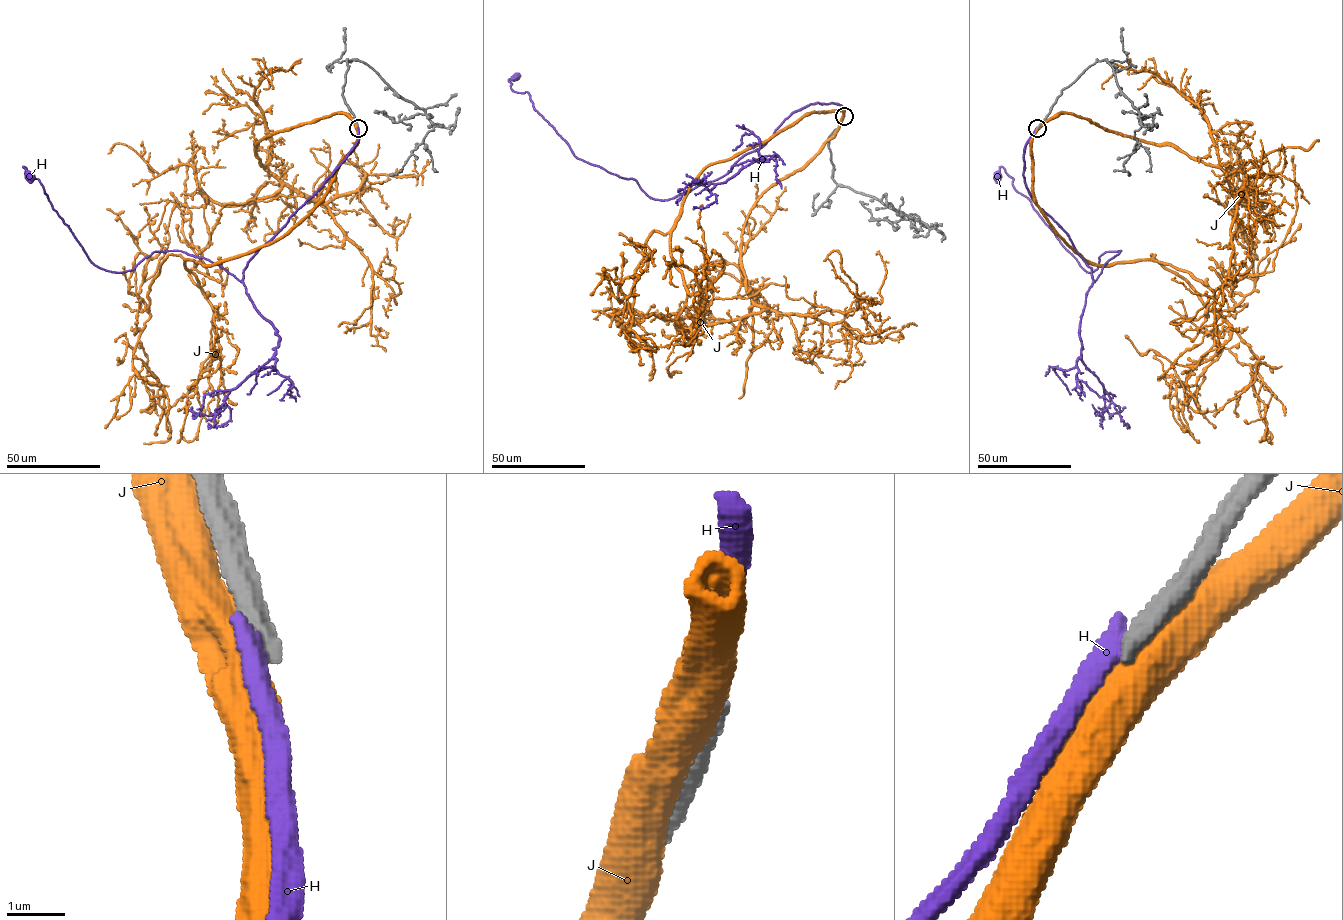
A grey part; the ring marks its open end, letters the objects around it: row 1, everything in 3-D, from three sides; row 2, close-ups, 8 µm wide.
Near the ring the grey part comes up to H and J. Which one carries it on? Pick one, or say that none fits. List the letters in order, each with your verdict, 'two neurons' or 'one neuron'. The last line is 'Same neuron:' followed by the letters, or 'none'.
H: two neurons
J: two neurons
Same neuron: none

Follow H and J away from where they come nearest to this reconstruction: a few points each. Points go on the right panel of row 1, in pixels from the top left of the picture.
H: (1037, 128), (1023, 158), (1033, 200), (1094, 280), (1119, 253), (1103, 253), (1087, 272), (1001, 166), (996, 178)
J: (1038, 128), (1033, 200), (1052, 226), (1090, 262), (1152, 254), (1184, 279), (1262, 380), (1272, 443)

